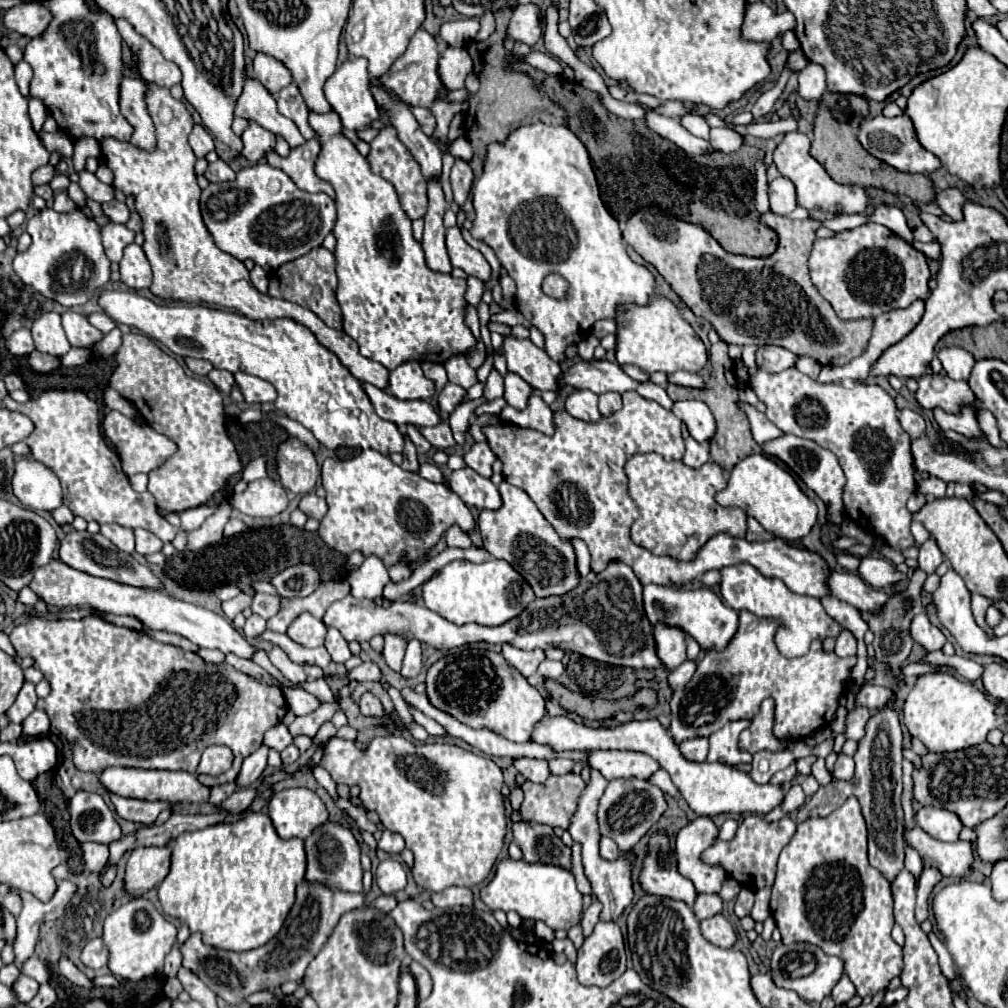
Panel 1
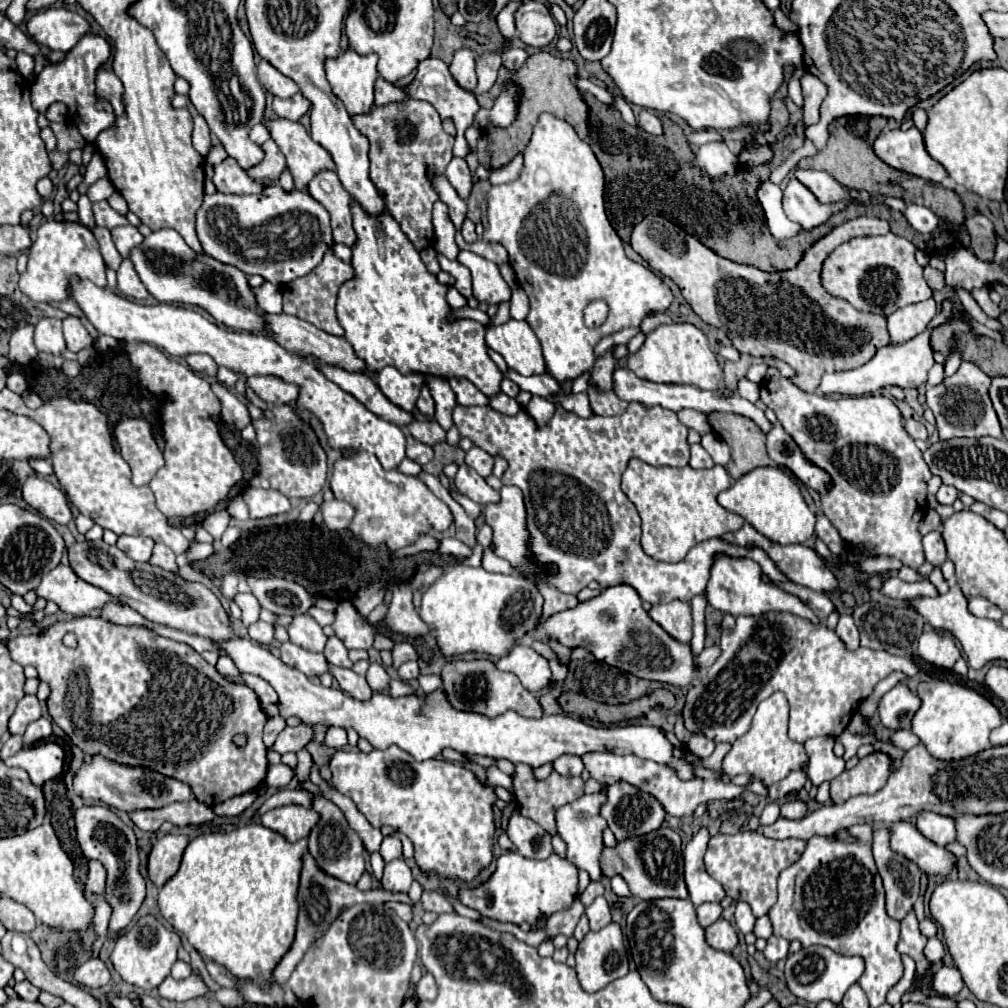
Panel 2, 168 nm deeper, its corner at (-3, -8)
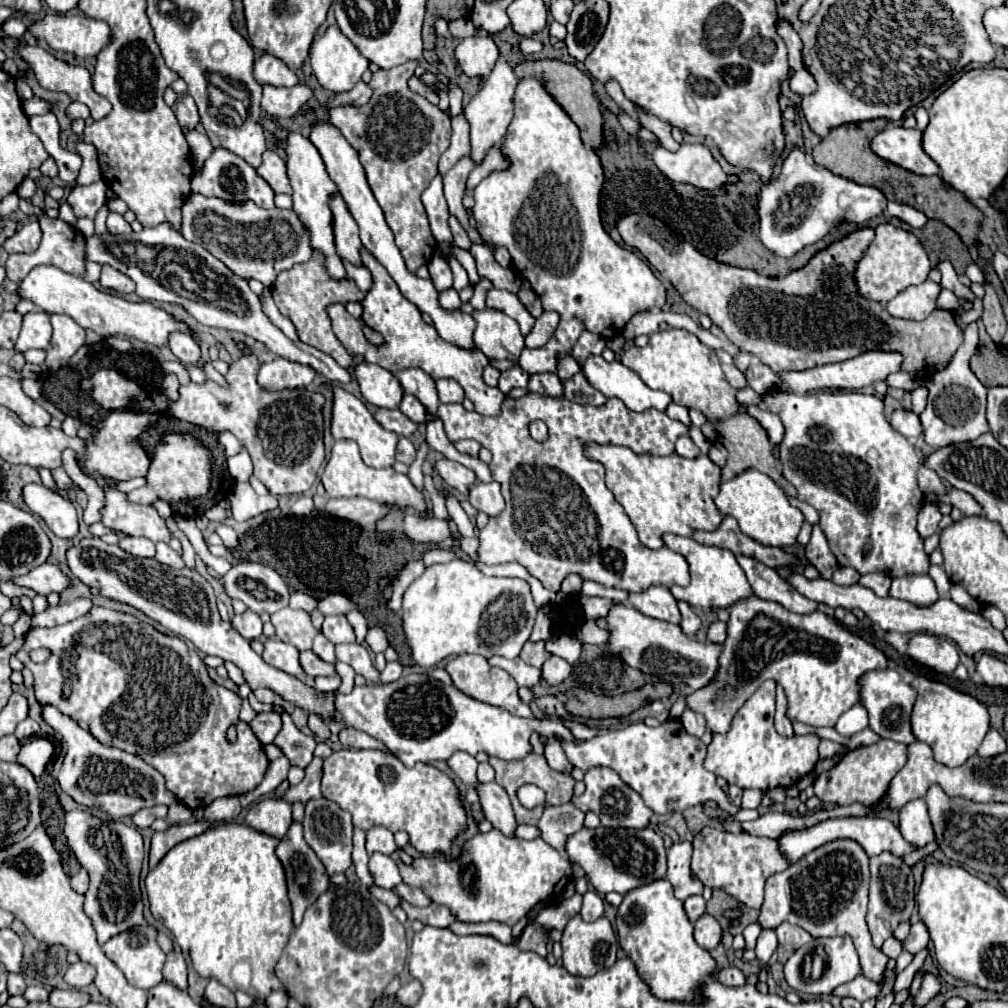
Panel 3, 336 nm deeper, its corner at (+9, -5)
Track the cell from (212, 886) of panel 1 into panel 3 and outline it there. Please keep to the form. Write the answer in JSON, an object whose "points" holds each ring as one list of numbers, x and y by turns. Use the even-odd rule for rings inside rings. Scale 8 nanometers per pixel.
{"points":[[224,823,172,847,146,875,146,891,152,915,160,919,174,933,176,943,190,953,194,971,200,977,218,979,232,991,242,989,254,999,266,999,272,991,284,991,284,985,274,975,274,967,276,959,280,959,284,943,288,943,288,935,294,929,284,869,274,853,276,843,276,839,258,833,248,825],[238,961,248,961,252,967,252,979,248,987,236,985,230,979,232,967]]}

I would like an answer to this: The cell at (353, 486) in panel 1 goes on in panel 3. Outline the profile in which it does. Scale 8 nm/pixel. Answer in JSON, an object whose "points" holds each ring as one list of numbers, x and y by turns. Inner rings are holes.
{"points":[[340,439,332,447,330,459,328,459,328,463,324,467,324,473,322,473,322,483,326,487,326,495,328,497,356,497,356,495,362,495,366,499,392,503,394,505,394,513,390,513,388,519,384,519,382,523,378,523,378,527,376,527,378,531,392,531,394,529,394,519,396,519,396,515,402,515,400,507,404,507,404,505,412,505,412,507,416,507,420,511,426,509,424,495,410,483,410,479,406,475,394,473,392,467,374,469,374,467,364,465,356,441,350,441,350,439]]}

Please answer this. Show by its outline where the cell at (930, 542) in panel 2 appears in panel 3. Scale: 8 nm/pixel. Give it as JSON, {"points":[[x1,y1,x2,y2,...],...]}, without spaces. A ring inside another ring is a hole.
{"points":[[938,499,926,501,926,505,922,507,922,511,920,511,920,515,918,515,918,531,920,531,920,535,926,539,926,537,930,537,932,533,936,533,940,519,942,519,940,501,938,501]]}

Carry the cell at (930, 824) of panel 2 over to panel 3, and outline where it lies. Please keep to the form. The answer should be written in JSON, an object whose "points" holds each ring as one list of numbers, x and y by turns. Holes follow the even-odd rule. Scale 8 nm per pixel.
{"points":[[924,799,908,801,900,809,900,833,914,849,922,849,934,841,934,831]]}

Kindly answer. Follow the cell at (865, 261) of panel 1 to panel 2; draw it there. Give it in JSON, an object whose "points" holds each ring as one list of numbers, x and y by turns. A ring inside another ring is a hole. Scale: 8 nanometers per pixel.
{"points":[[892,232,884,236,858,236,840,244,822,264,824,290,840,300,850,302,860,312,872,312,890,316,898,308,928,300,932,290,928,288,922,266,914,258,916,246]]}

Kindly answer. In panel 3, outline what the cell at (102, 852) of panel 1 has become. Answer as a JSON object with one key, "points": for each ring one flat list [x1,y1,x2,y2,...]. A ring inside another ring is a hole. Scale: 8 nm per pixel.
{"points":[[80,869,72,879,70,879,70,885,76,893,86,893,88,889,88,873,84,869]]}

